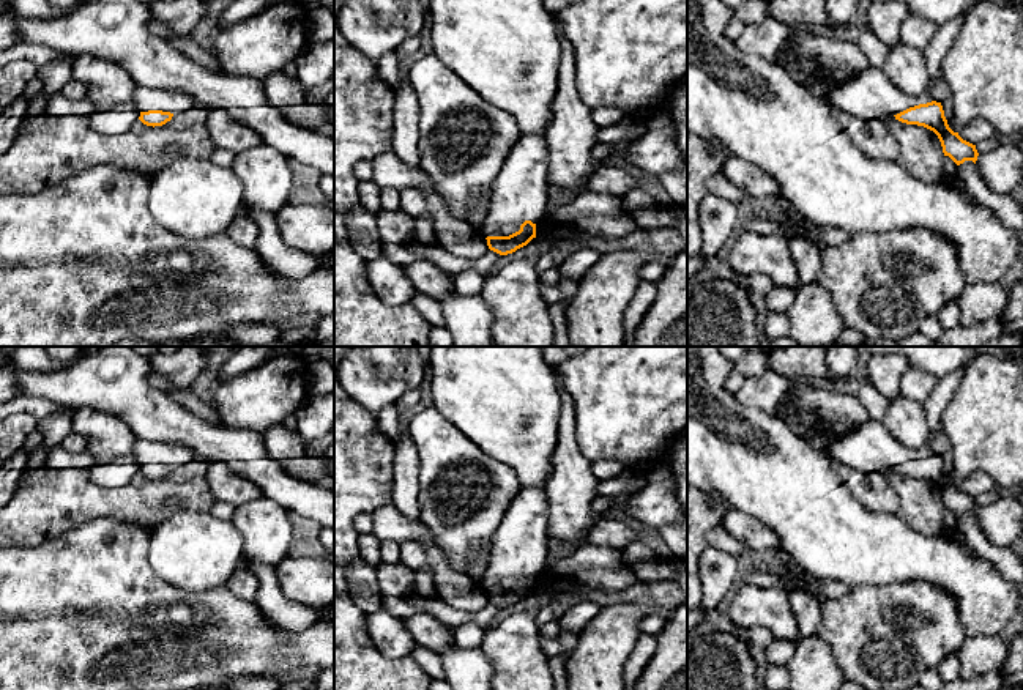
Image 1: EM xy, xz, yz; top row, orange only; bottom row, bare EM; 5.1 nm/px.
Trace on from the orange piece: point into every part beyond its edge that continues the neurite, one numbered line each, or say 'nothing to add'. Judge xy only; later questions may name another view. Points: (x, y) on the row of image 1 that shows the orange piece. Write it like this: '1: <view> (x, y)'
1: xy (145, 98)

